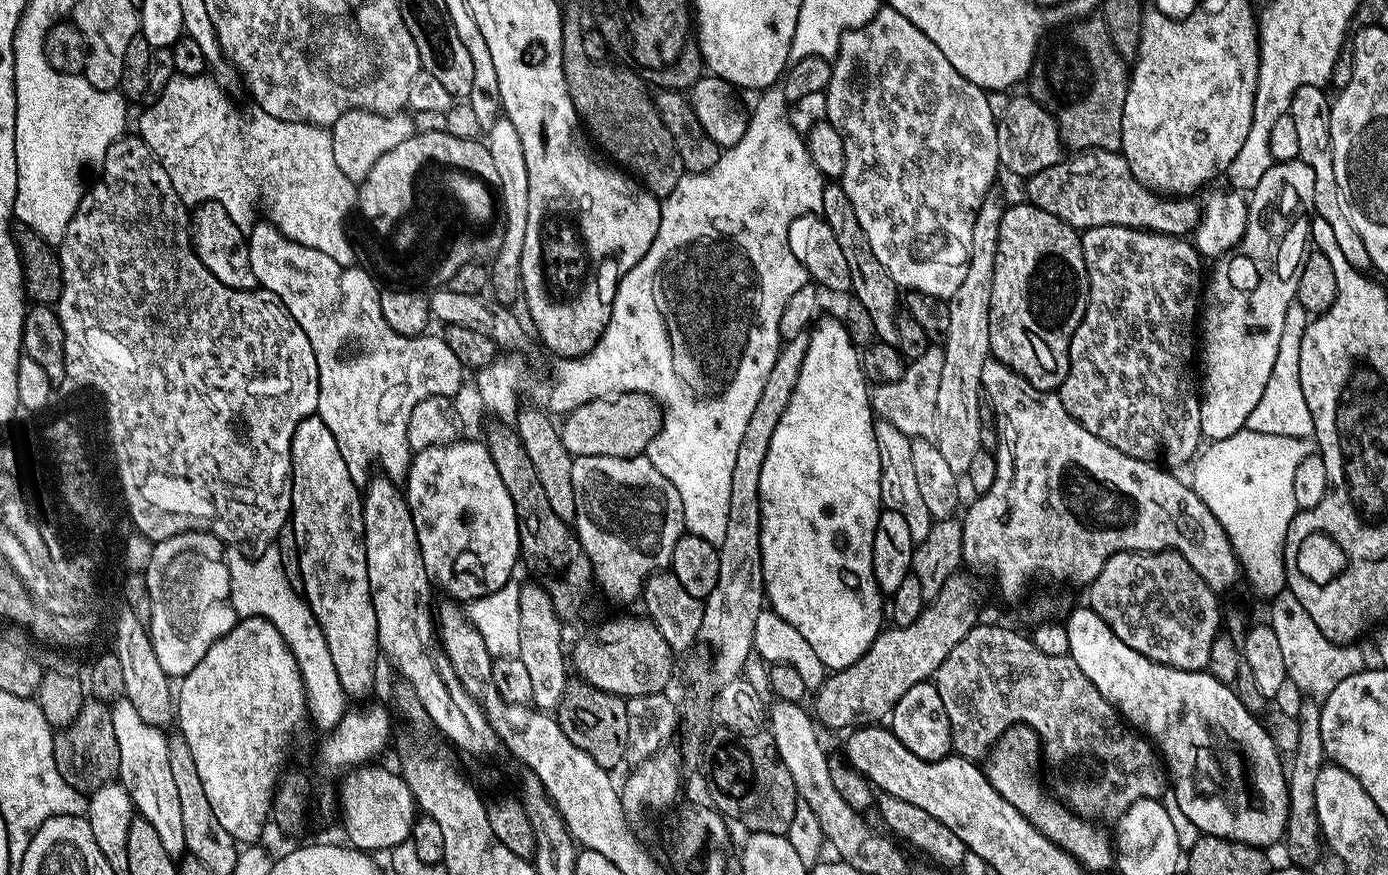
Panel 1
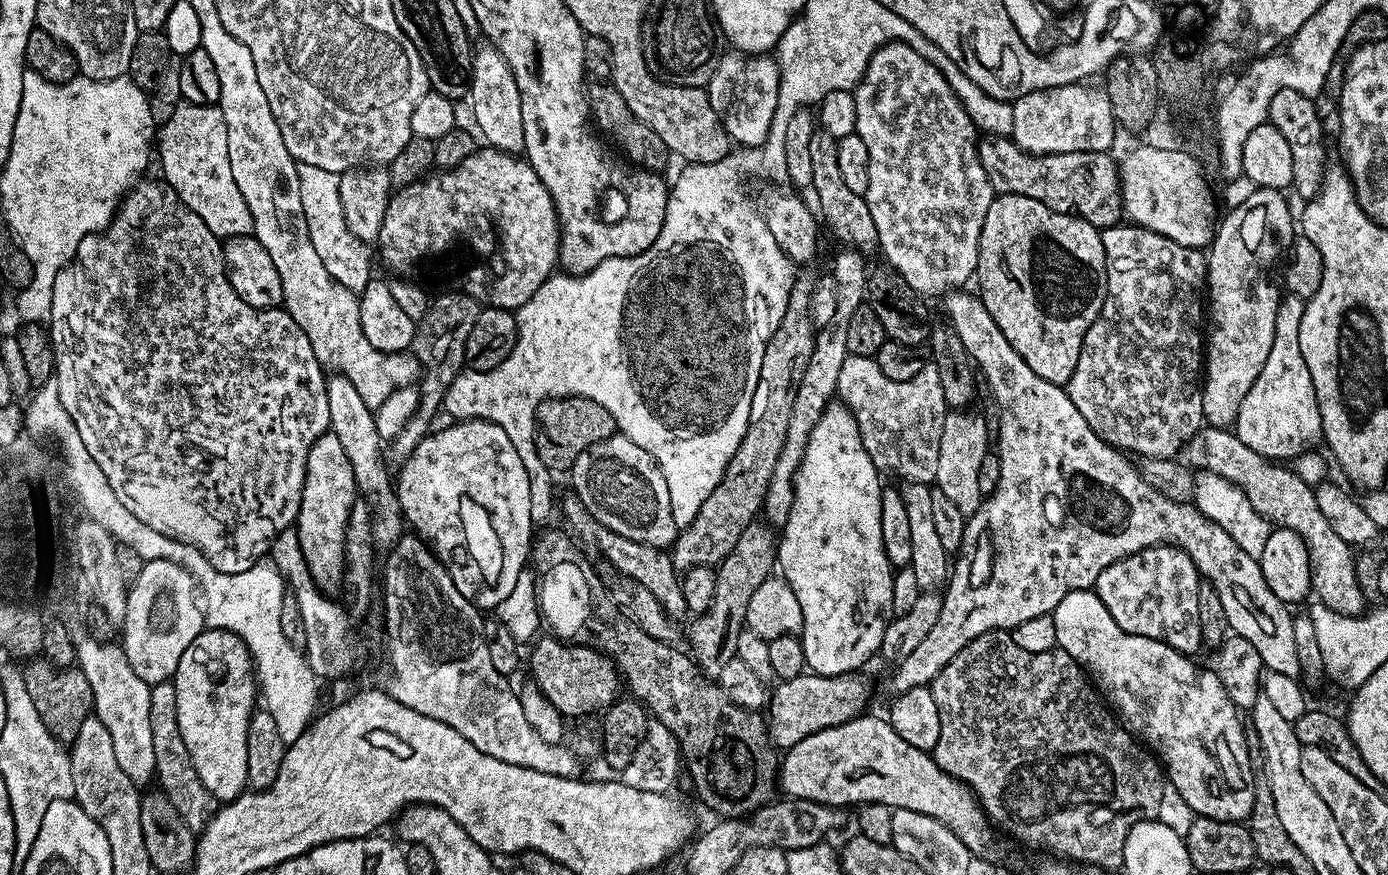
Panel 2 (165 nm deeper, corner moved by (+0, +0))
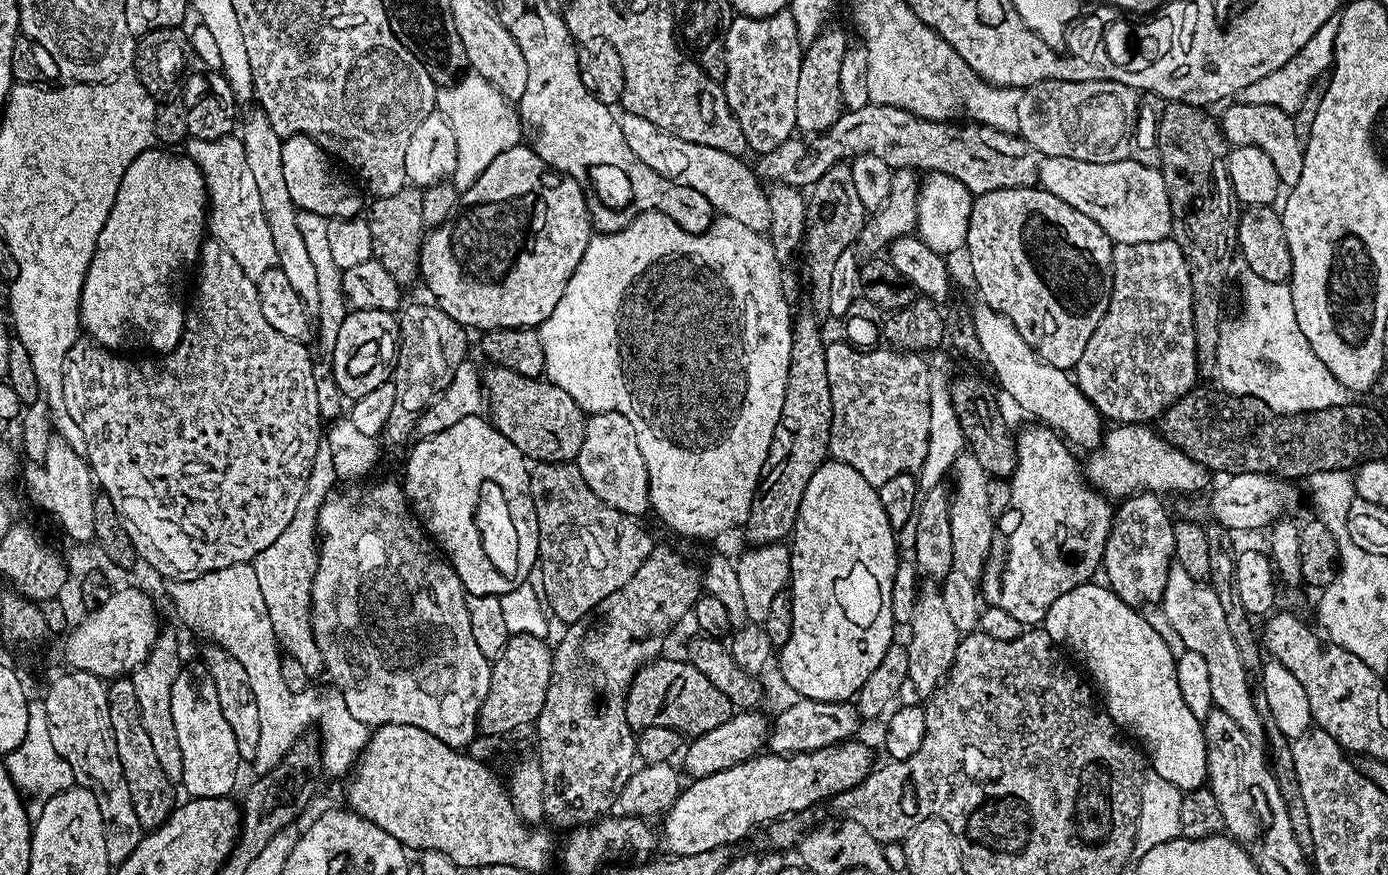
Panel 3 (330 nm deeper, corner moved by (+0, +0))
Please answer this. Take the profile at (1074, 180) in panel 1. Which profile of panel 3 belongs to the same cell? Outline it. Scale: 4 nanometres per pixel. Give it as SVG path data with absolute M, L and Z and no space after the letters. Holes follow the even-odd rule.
M868 103L860 110L844 111L830 130L809 140L812 141L807 144L793 138L774 151L763 153L763 175L777 185L804 190L816 184L830 166L862 154L874 154L874 158L882 158L894 170L924 168L928 172L950 174L950 178L958 178L976 196L994 190L1030 188L1040 178L1042 157L1019 135L975 122L927 120L885 104Z

